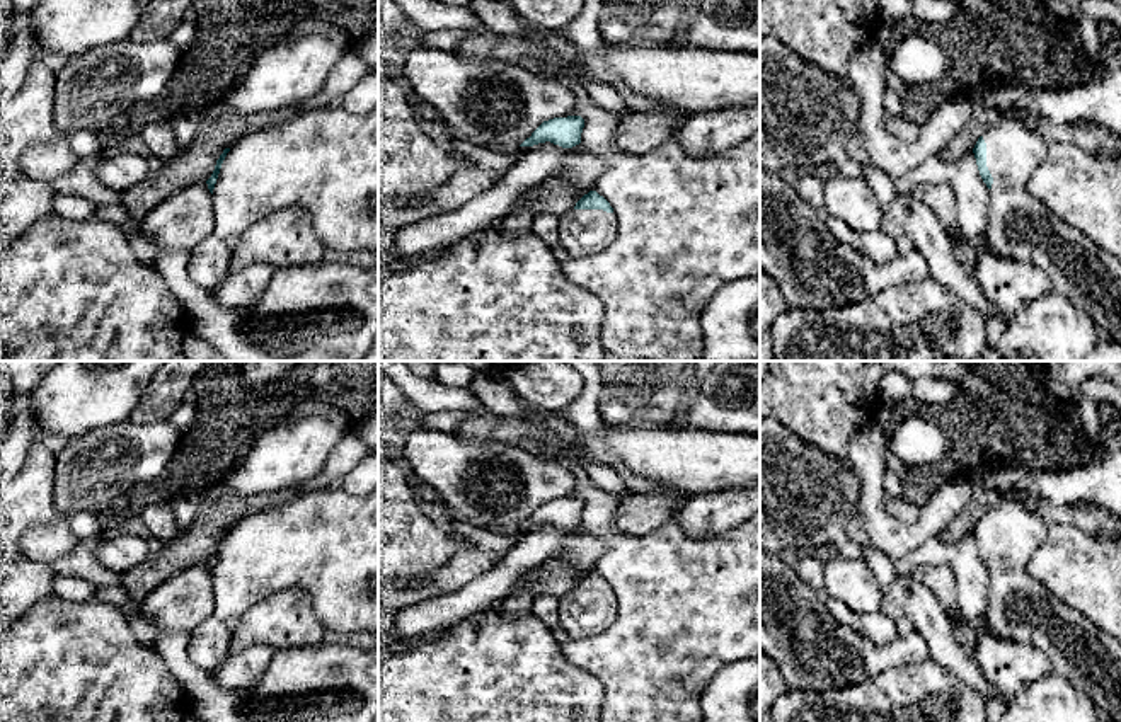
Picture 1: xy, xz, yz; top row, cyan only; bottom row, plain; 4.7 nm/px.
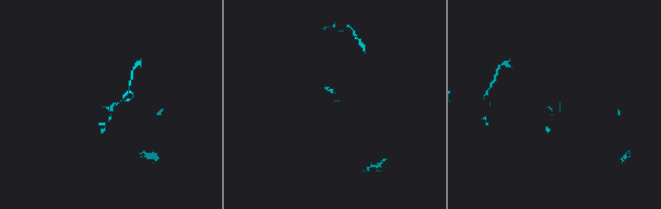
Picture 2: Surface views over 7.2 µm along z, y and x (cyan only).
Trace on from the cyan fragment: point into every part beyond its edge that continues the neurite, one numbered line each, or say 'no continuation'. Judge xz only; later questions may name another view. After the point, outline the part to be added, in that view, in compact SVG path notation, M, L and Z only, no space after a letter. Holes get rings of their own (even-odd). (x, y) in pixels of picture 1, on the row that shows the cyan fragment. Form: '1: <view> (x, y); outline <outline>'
1: xz (581, 232); outline M571 209L559 216L559 245L569 259L586 259L606 250L618 235L618 218L603 209Z

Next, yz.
1: yz (1023, 229); outline M1003 116L985 129L983 140L993 177L988 242L978 247L952 235L956 261L971 274L985 254L1041 267L1053 289L1121 344L1121 261L1027 192L1027 180L1044 158L1048 143L1036 128Z

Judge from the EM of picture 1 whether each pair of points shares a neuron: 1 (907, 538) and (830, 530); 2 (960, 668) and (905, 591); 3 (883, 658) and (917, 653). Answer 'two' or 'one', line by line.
1: two
2: one
3: one

